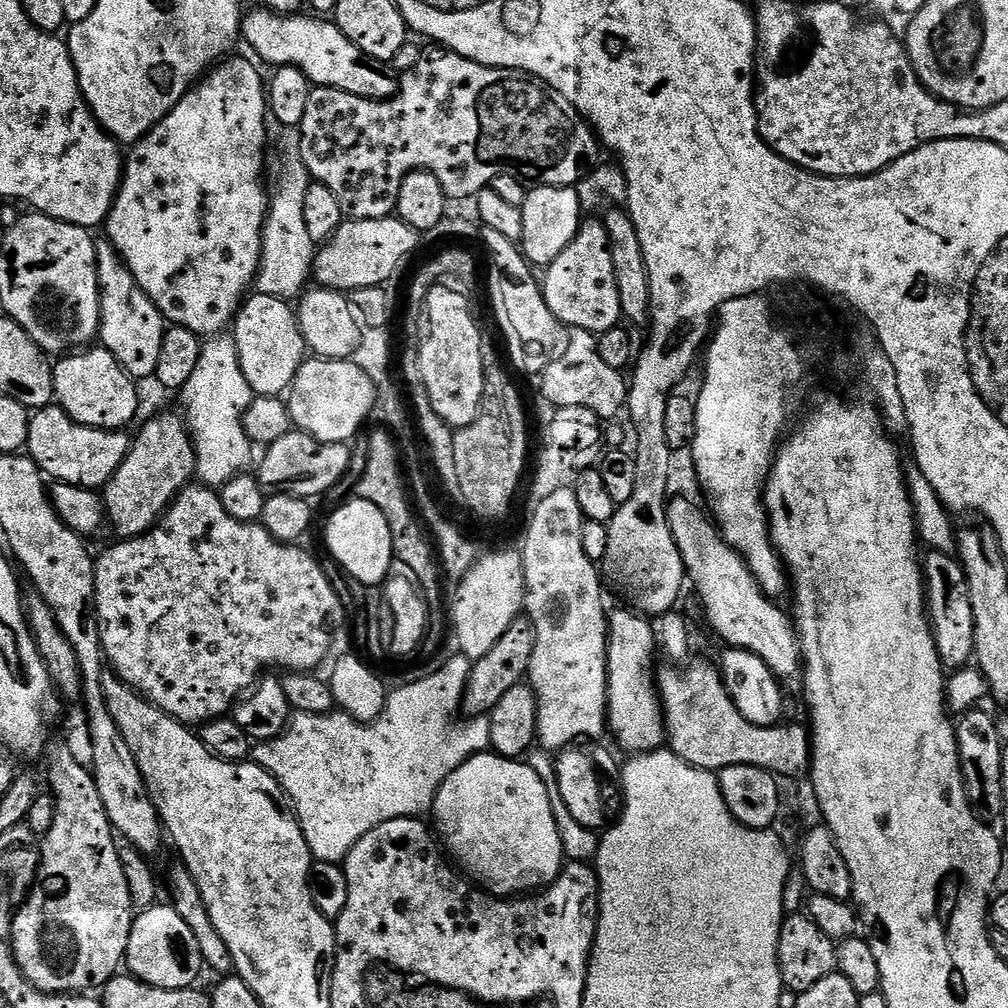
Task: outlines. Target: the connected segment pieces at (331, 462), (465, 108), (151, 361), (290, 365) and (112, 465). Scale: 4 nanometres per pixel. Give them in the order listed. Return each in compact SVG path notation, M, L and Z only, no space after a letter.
M290 430L278 442L267 445L264 461L260 464L260 487L272 494L313 498L328 492L348 472L352 452L347 443L327 444L306 432Z
M444 50L441 53L441 56L420 60L413 68L402 72L400 91L390 100L367 100L361 96L346 94L342 90L317 87L313 87L310 98L306 98L306 114L302 114L302 122L298 129L302 162L306 166L309 177L315 183L325 184L330 190L334 190L334 198L338 198L338 206L342 206L344 217L349 220L381 220L392 216L396 211L398 190L410 172L434 174L434 178L442 182L442 190L448 195L449 201L456 202L456 200L471 201L499 176L515 176L521 182L533 180L531 182L533 185L546 188L575 186L585 180L601 163L602 145L593 132L591 124L581 116L577 108L570 106L570 102L566 102L566 98L562 98L562 94L558 94L558 90L537 80L535 76L529 76L526 72L516 72L512 68L487 68L485 64L476 64L457 52Z
M100 242L96 245L96 269L98 270L98 282L100 283L100 334L99 339L108 353L117 360L124 368L124 371L137 382L155 377L158 366L158 354L162 351L162 338L166 331L166 321L160 315L150 298L136 284L135 278L130 274L128 267L124 265L116 247L107 242Z
M249 295L236 313L234 339L242 374L246 374L246 382L250 382L256 396L279 397L291 389L298 370L304 365L306 345L297 313L289 301Z
M49 406L31 413L26 452L49 481L100 490L114 478L118 466L122 466L130 443L128 434L124 430L107 432L90 428L70 419L63 408Z

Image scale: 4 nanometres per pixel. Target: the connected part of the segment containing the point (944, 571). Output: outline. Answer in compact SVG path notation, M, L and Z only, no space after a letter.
M929 551L923 557L922 567L924 569L926 611L932 626L932 637L936 639L936 649L940 655L940 661L944 664L945 669L963 669L974 656L974 614L970 606L970 594L964 567L960 565L959 559L953 558L949 553L933 551Z

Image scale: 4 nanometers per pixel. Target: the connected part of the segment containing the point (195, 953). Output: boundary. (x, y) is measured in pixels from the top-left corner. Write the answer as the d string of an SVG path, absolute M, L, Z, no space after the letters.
M157 902L143 909L133 919L126 968L135 980L162 990L191 988L197 983L195 980L199 978L200 972L205 971L202 950L198 950L198 942L190 926L178 918L168 902Z

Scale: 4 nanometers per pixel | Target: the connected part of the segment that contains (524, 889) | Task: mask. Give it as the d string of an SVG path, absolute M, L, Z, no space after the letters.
M491 750L470 757L442 782L430 816L436 819L434 832L439 843L448 847L447 855L452 855L481 889L497 898L516 898L547 888L560 877L560 870L566 863L546 785L523 759L497 756Z

